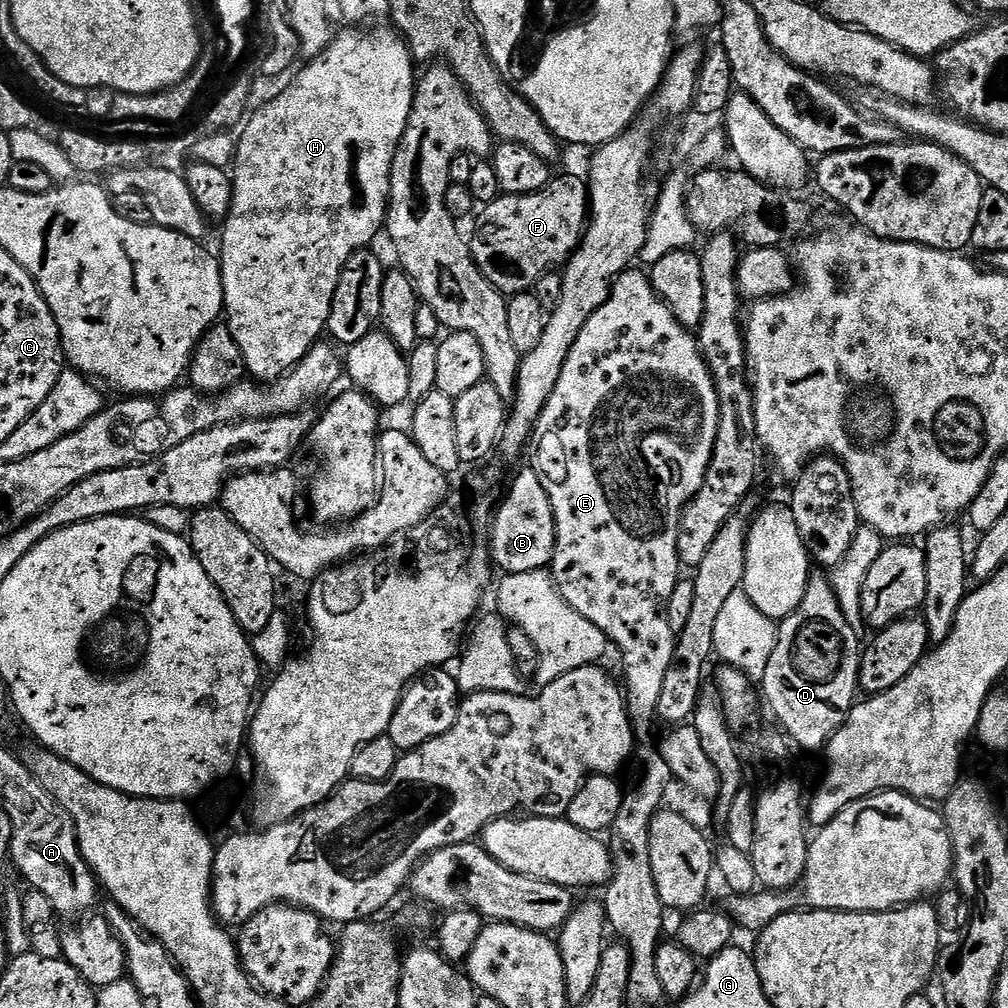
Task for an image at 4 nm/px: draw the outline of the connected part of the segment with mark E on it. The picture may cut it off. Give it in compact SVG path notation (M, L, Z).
M635 270L623 272L612 281L612 291L608 293L608 300L602 306L598 306L594 314L590 314L574 346L570 346L570 354L566 354L566 366L562 366L562 374L558 374L558 386L554 386L554 394L550 394L536 423L536 432L541 436L540 441L539 436L535 441L537 444L534 467L554 510L556 545L550 565L552 580L570 607L604 632L611 647L613 649L616 647L620 651L620 660L624 663L622 684L626 689L628 721L632 724L632 735L637 741L646 739L652 732L652 724L657 723L658 694L662 694L666 669L670 666L670 658L674 658L678 633L670 630L666 606L670 594L674 594L674 586L682 579L682 565L678 558L678 526L684 517L684 505L694 499L706 478L719 425L720 399L716 393L716 383L712 380L712 371L708 369L708 364L700 353L699 339L677 322L672 311L664 304L663 298L652 289L652 281L645 273L643 276Z

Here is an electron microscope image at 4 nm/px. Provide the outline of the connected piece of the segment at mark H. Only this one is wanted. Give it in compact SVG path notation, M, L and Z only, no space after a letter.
M356 26L345 27L345 32L340 32L337 36L333 35L329 39L328 44L324 48L324 51L319 56L311 57L307 61L308 65L277 94L273 100L268 100L260 109L253 111L251 115L243 121L242 127L238 132L238 139L236 142L236 158L230 168L230 175L232 178L232 210L228 214L227 220L223 221L222 228L224 233L220 236L220 252L218 251L218 259L220 262L220 273L222 274L222 282L224 283L224 310L223 315L226 317L226 323L230 334L234 334L234 342L238 342L238 350L242 350L242 358L244 359L244 366L247 375L256 382L271 382L277 380L279 376L285 376L291 368L314 347L318 341L325 335L328 327L328 319L330 318L331 303L334 302L335 291L338 290L338 284L341 274L344 272L344 267L350 262L350 258L355 252L367 249L368 244L376 235L381 235L382 229L385 227L388 218L388 195L390 194L390 174L392 173L392 163L396 157L396 151L398 146L402 142L404 137L404 131L408 125L408 119L410 118L410 110L412 109L412 99L416 93L416 82L418 79L418 71L412 65L414 61L413 52L408 48L408 41L403 35L397 34L391 27L388 28L376 28L373 32L364 32L368 30L361 30Z

